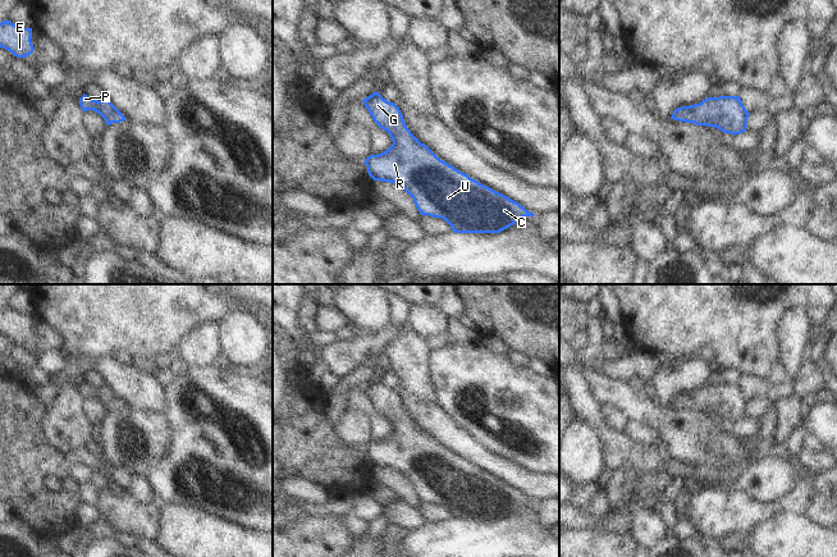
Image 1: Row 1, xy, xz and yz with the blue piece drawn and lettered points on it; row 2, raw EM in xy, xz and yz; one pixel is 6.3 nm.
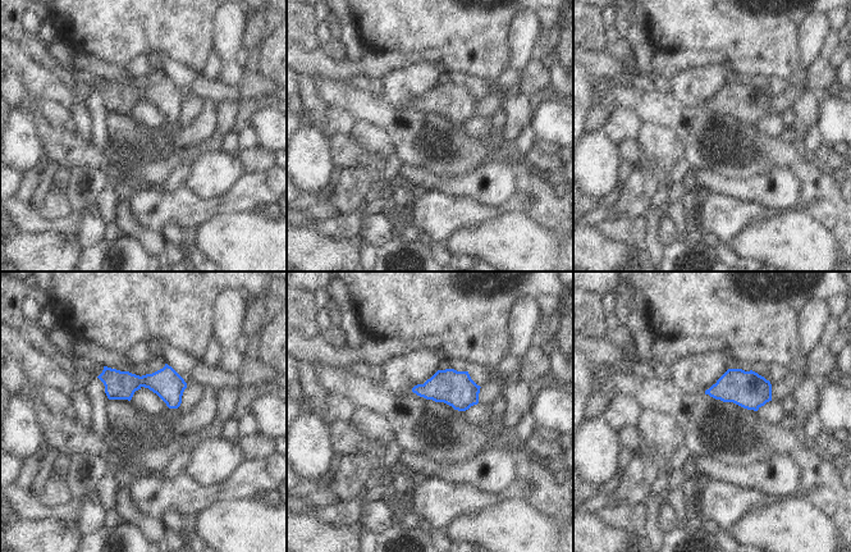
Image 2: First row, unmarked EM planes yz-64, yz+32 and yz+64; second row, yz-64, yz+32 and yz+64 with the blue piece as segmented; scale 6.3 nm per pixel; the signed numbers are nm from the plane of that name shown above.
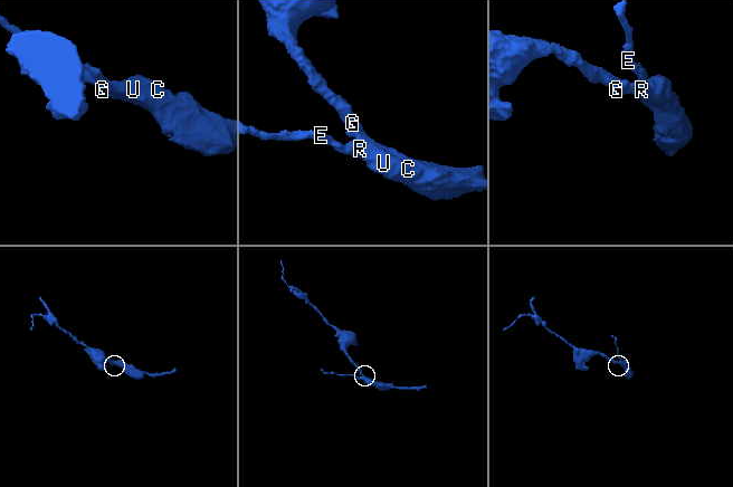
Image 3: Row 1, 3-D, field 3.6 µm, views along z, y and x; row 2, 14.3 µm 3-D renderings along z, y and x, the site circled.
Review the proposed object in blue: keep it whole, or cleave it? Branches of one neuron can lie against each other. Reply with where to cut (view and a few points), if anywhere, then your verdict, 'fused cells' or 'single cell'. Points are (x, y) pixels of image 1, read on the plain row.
no cut | single cell

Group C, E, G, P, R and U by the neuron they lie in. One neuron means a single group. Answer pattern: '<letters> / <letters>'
C E G P R U

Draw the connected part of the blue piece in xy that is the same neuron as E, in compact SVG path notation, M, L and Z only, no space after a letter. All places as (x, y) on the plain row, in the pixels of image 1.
M8 306L0 310L0 334L17 344L26 344L33 339L32 315L15 312Z

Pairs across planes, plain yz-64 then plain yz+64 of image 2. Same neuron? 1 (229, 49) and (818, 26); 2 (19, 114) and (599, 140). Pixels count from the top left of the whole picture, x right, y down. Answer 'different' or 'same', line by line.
1: same
2: same

